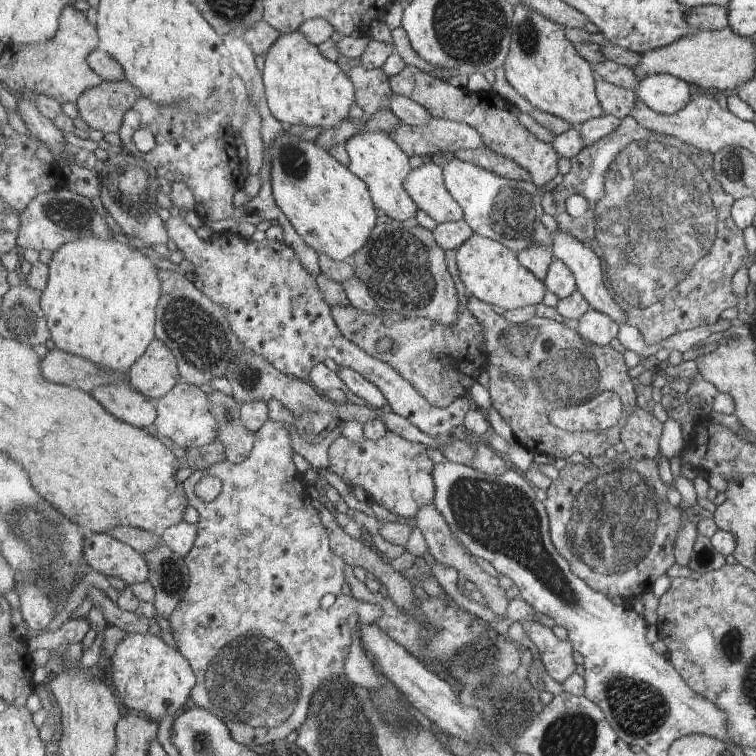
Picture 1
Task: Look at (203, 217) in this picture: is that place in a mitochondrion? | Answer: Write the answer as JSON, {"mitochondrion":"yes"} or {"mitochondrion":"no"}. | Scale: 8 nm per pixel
{"mitochondrion":"no"}

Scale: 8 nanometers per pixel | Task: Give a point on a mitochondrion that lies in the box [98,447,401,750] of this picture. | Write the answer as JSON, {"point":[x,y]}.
{"point":[253,678]}

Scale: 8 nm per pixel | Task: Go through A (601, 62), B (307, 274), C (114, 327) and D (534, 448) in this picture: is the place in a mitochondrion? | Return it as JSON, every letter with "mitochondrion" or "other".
{"A":"other","B":"other","C":"other","D":"other"}

